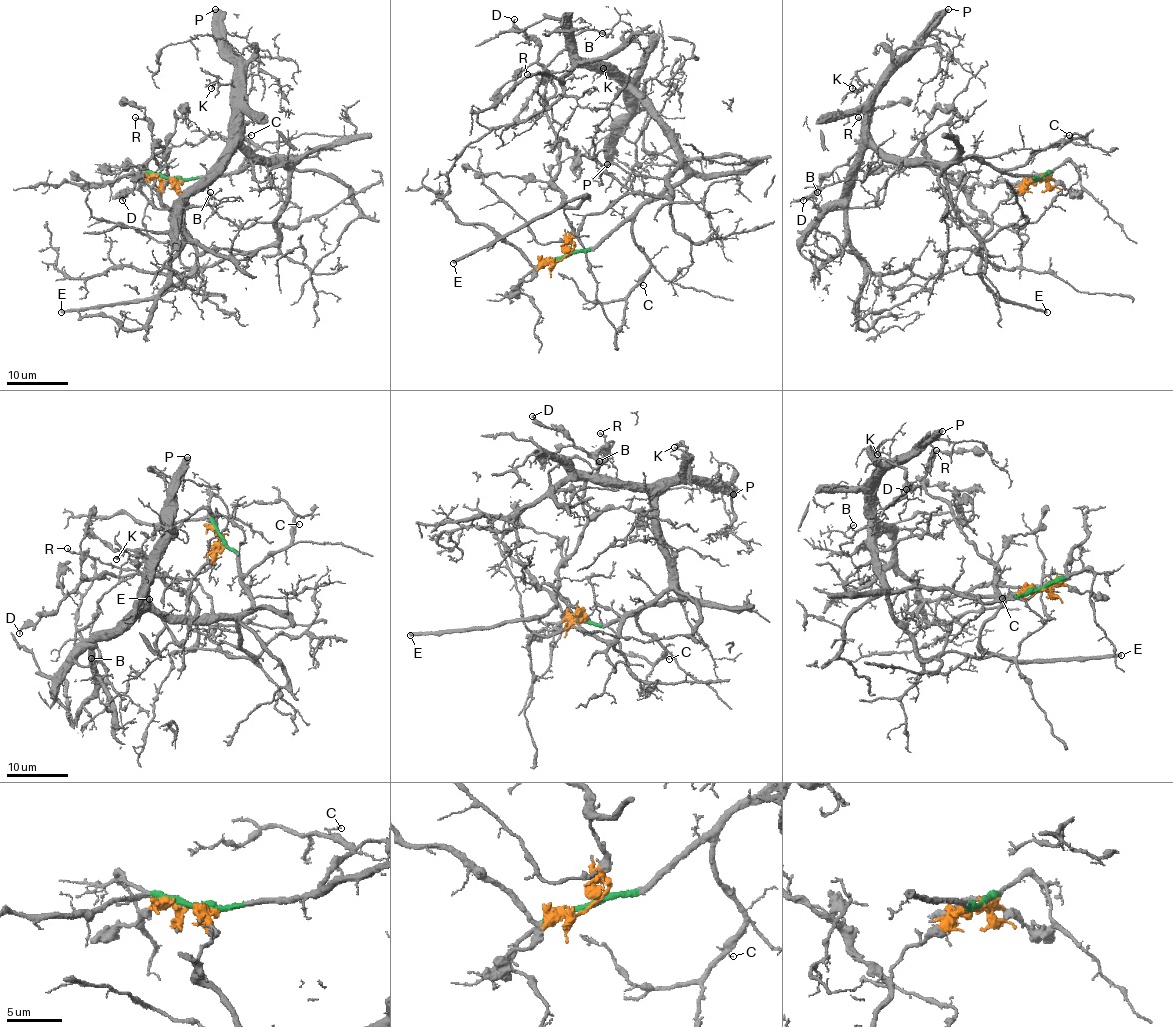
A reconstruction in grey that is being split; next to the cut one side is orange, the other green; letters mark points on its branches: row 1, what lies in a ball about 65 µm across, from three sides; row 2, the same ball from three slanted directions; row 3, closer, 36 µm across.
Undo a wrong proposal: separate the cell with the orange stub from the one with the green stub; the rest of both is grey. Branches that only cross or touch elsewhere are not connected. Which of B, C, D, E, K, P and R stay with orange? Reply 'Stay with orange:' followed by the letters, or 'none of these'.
Stay with orange: D, E, R

